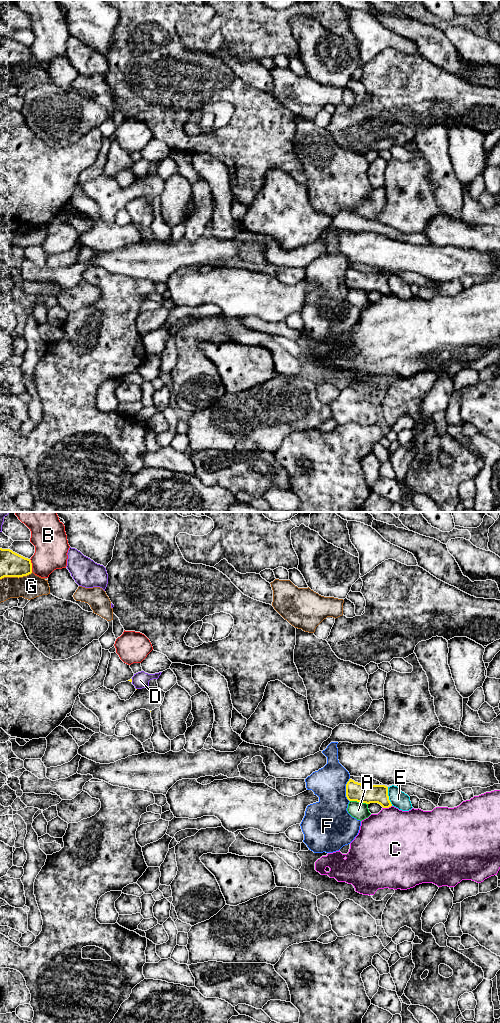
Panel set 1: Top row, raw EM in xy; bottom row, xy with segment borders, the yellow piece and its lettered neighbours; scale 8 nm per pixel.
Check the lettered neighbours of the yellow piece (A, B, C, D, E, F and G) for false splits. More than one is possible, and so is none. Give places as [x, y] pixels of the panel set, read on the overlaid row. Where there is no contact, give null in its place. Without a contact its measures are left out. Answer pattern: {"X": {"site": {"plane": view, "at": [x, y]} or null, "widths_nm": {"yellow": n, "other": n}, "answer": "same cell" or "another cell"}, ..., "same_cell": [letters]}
{"A": {"site": {"plane": "xy", "at": [359, 801]}, "widths_nm": {"yellow": 150, "other": 140}, "answer": "same cell"}, "B": {"site": {"plane": "xy", "at": [31, 565]}, "widths_nm": {"yellow": 190, "other": 280}, "answer": "another cell"}, "C": {"site": {"plane": "xy", "at": [387, 807]}, "widths_nm": {"yellow": 150, "other": 460}, "answer": "another cell"}, "D": {"site": {"plane": "xy", "at": [131, 680]}, "widths_nm": {"yellow": 20, "other": 130}, "answer": "another cell"}, "E": {"site": {"plane": "xy", "at": [388, 796]}, "widths_nm": {"yellow": 150, "other": 140}, "answer": "another cell"}, "F": {"site": {"plane": "xy", "at": [346, 790]}, "widths_nm": {"yellow": 150, "other": 300}, "answer": "another cell"}, "G": {"site": {"plane": "xy", "at": [16, 576]}, "widths_nm": {"yellow": 190, "other": 190}, "answer": "another cell"}, "same_cell": ["A"]}

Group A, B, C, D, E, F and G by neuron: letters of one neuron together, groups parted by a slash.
A / B / C / D / E / F / G

